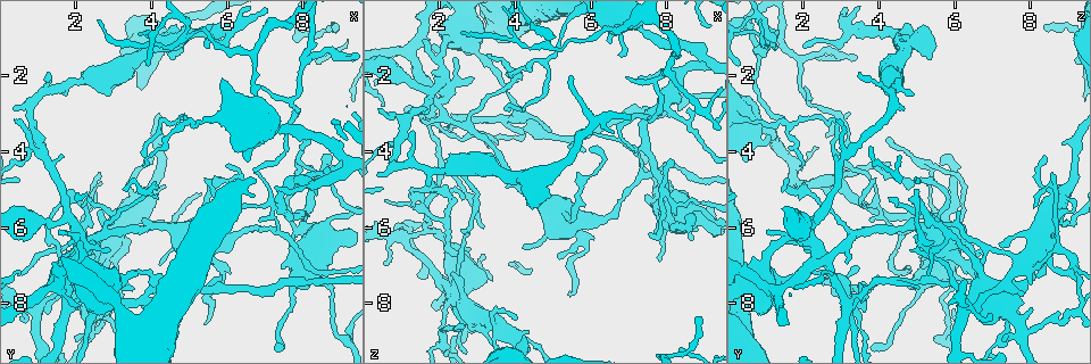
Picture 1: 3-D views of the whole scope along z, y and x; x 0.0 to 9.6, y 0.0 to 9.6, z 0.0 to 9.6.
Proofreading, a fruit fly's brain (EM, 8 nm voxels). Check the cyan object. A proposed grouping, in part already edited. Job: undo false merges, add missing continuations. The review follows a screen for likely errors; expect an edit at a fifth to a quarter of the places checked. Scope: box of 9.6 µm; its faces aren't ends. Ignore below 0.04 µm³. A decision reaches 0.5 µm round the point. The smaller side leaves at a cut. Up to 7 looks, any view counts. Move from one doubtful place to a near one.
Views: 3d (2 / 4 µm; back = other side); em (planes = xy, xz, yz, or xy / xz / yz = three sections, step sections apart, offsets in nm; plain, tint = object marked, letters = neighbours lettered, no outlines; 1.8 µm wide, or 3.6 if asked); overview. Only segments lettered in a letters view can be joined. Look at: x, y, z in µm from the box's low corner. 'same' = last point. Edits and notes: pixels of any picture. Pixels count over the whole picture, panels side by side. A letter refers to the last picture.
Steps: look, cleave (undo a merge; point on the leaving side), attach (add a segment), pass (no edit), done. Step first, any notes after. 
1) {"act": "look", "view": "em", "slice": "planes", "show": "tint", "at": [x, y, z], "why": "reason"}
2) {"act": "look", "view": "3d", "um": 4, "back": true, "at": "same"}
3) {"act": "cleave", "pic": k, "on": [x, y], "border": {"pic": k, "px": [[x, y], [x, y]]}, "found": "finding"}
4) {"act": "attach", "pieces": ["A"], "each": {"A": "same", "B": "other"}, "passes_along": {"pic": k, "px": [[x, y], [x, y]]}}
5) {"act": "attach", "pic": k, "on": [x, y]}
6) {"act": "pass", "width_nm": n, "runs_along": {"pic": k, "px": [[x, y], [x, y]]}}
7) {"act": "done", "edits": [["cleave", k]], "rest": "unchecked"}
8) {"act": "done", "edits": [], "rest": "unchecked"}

{"act": "look", "view": "3d", "um": 2, "at": [9.00, 7.15, 4.80], "why": "a narrow waist"}

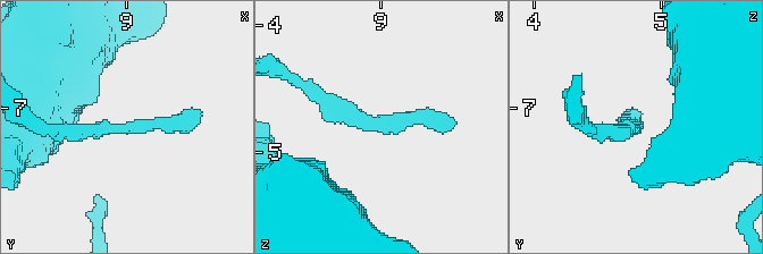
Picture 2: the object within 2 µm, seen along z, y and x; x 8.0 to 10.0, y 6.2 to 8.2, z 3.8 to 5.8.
{"act": "look", "view": "em", "slice": "planes", "show": "letters", "at": [9.00, 7.18, 4.72]}

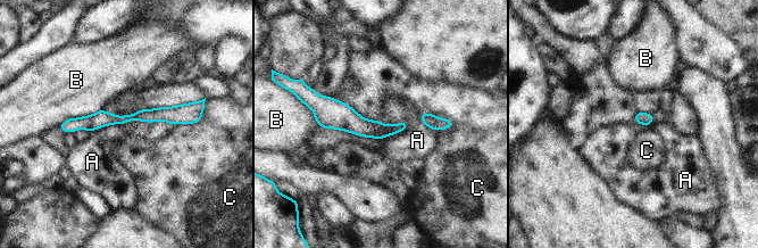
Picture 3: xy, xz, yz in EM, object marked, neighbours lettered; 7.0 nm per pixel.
{"act": "pass", "width_nm": 80, "each": {"A": "other", "B": "other", "C": "other"}, "runs_along": {"pic": 3, "px": [[194, 116], [140, 115], [64, 127]]}, "found": "one neuron here"}

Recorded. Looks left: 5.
{"act": "look", "view": "em", "slice": "planes", "show": "letters", "at": [2.60, 5.50, 6.10], "why": "tapers out"}

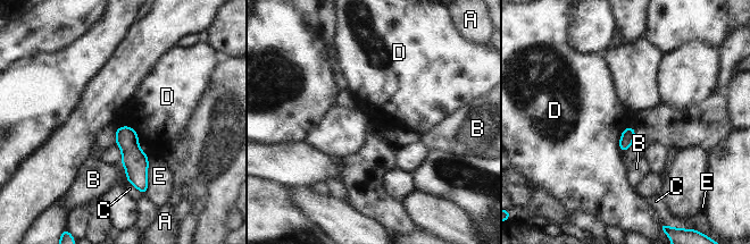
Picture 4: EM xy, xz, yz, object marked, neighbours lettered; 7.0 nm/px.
{"act": "pass", "each": {"A": "other", "B": "other", "C": "other", "D": "other", "E": "other"}, "border": {"pic": 4, "px": [[624, 127], [619, 140], [621, 151]]}, "found": "no lettered segment goes on from it"}

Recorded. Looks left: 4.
{"act": "look", "view": "3d", "um": 2, "at": [4.05, 7.75, 3.20], "why": "four or more arms meet"}

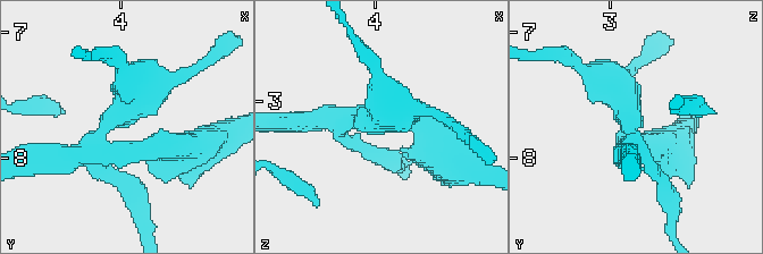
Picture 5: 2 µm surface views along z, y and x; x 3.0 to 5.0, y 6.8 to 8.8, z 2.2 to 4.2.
{"act": "look", "view": "em", "slice": "xz", "step": 8, "show": "tint", "at": [4.00, 7.80, 3.14]}

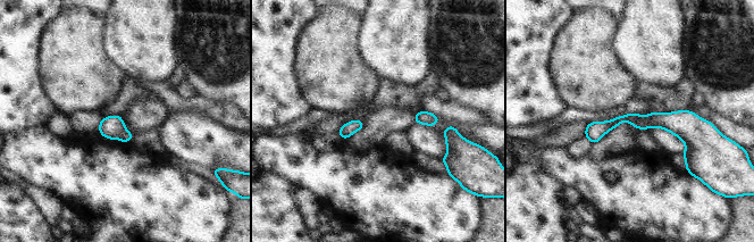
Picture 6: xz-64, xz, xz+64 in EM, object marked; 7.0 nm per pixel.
{"act": "look", "view": "em", "slice": "planes", "show": "letters", "at": "same"}

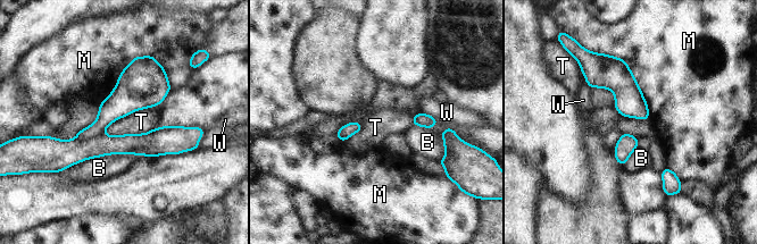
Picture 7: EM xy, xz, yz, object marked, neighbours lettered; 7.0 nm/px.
{"act": "cleave", "pic": 7, "on": [59, 154], "each": {"B": "other", "M": "other", "T": "other", "W": "other"}, "border": {"pic": 7, "px": [[102, 132], [97, 135], [76, 139]]}, "found": "a second neuron is stuck on"}

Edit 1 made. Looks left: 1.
{"act": "done", "edits": [["cleave", 7]], "rest": "unchecked"}

